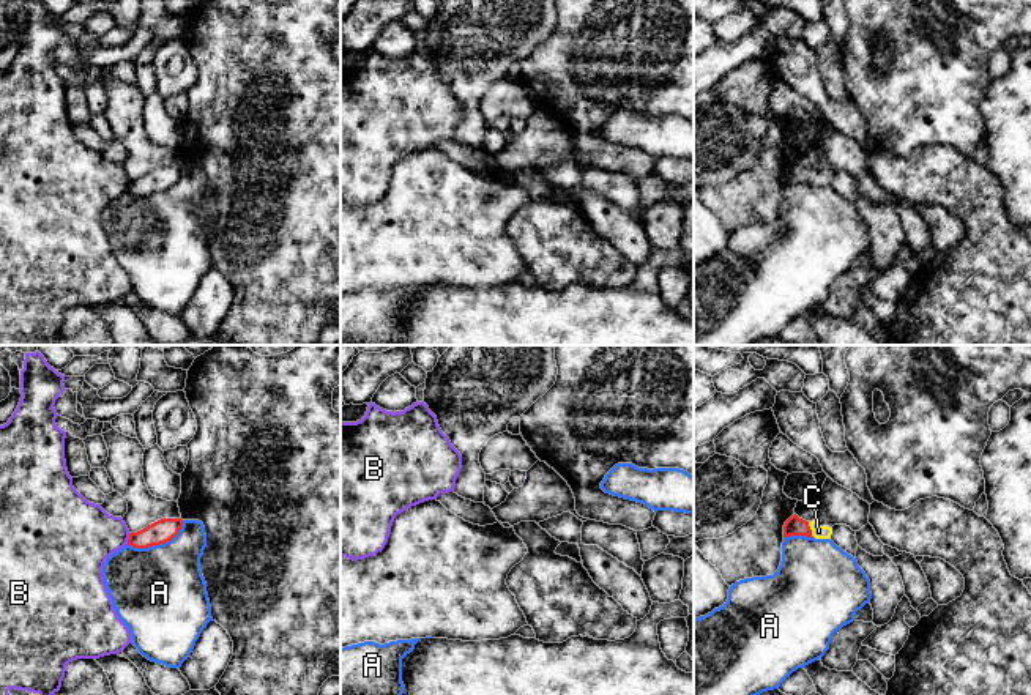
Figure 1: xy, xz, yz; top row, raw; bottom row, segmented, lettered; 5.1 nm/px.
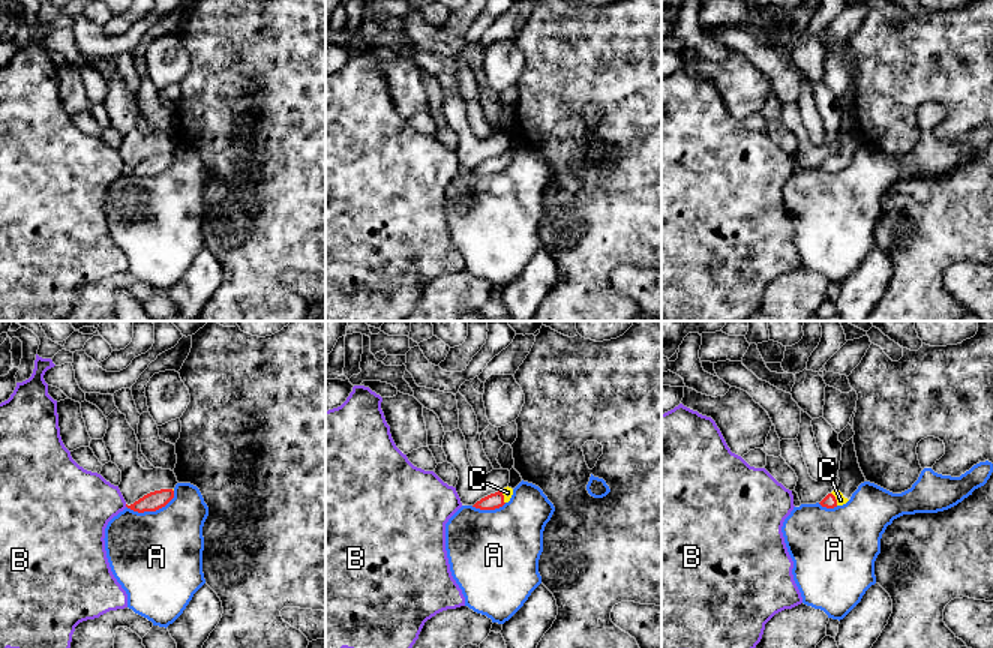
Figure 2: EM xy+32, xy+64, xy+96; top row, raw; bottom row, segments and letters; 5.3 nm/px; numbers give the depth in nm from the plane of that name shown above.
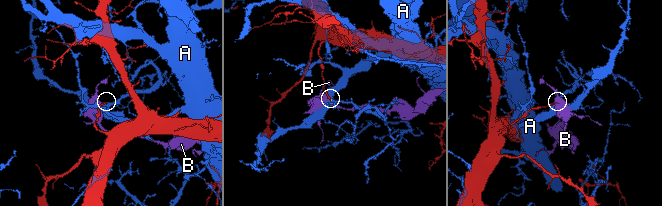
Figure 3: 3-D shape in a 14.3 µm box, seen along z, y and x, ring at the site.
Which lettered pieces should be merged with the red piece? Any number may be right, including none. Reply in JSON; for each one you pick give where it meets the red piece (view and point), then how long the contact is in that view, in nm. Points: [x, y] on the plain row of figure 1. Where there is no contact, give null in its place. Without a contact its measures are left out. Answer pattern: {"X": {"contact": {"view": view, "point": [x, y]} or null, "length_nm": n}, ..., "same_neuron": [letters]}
{"C": {"contact": {"view": "yz", "point": [811, 177]}, "length_nm": 90}, "same_neuron": ["C"]}

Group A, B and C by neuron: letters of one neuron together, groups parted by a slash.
A / B / C

